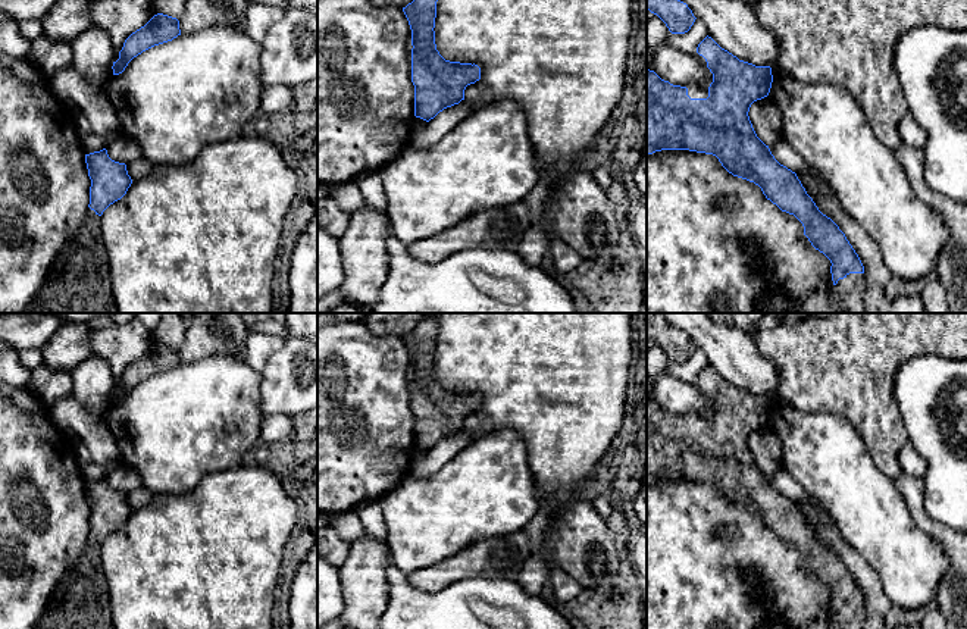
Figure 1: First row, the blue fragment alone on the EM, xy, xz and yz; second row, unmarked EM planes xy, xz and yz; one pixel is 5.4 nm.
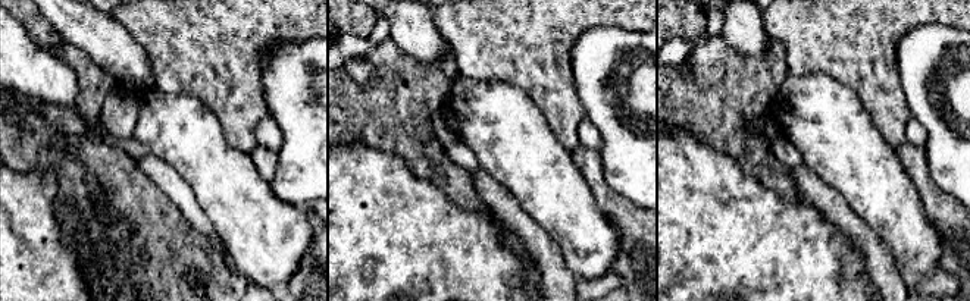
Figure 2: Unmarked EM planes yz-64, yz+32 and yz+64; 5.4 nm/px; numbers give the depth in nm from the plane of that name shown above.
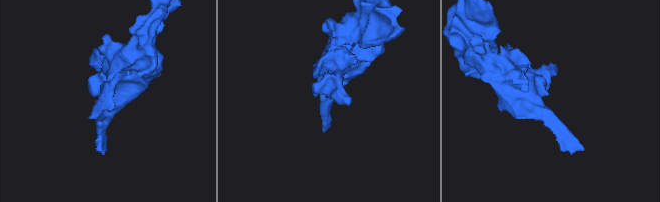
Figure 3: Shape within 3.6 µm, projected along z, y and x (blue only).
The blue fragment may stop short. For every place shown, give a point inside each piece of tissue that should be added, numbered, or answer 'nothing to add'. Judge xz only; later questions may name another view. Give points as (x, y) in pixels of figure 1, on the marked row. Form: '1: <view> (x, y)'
nothing to add

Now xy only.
1: xy (78, 281)

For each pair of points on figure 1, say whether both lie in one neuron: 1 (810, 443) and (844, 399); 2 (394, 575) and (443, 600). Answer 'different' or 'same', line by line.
1: different
2: same

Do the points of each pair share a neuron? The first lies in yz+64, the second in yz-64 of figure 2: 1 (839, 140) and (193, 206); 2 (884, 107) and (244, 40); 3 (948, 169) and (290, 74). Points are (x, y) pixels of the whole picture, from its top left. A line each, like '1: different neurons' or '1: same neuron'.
1: different neurons
2: same neuron
3: same neuron

